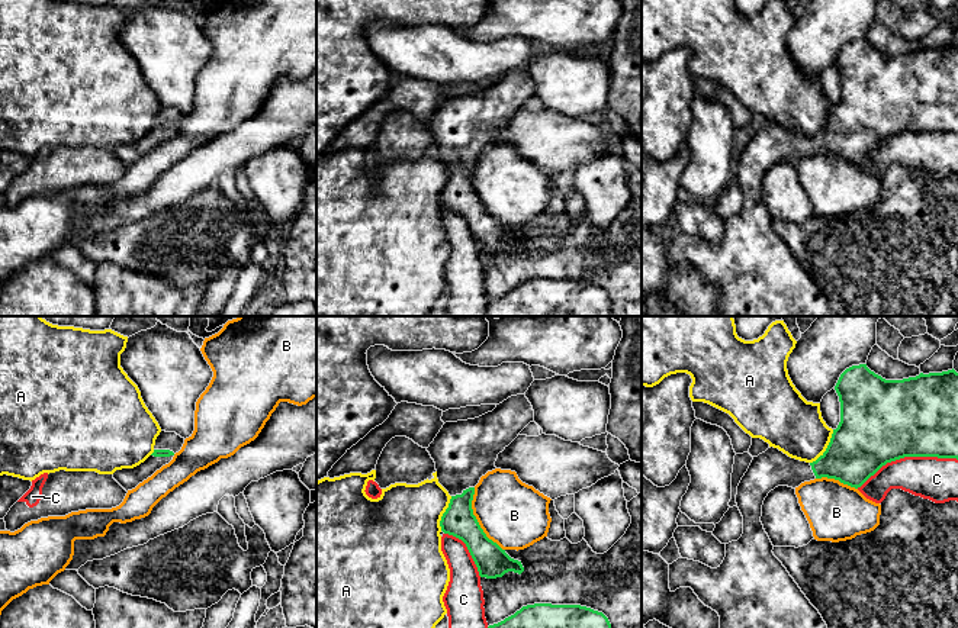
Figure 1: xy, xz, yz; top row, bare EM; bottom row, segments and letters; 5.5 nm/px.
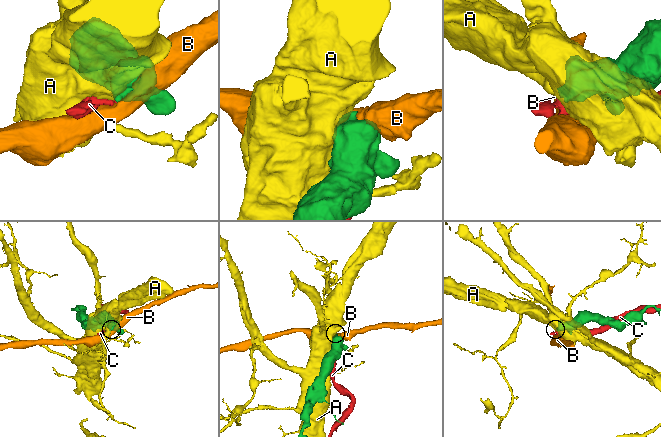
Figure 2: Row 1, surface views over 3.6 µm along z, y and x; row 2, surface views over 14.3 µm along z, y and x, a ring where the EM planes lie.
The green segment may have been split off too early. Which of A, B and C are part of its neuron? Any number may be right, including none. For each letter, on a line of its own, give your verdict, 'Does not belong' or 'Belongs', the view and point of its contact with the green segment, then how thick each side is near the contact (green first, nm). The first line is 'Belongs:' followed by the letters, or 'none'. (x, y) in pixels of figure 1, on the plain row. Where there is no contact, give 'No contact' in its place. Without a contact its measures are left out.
Belongs: none
A: Does not belong. Touches green at yz (828, 122). Thickness 360 nm (green) against 320 nm
B: Does not belong. Touches green at xz (476, 196). Thickness 180 nm (green) against 360 nm
C: Does not belong. Touches green at yz (906, 131). Thickness 460 nm (green) against 240 nm

